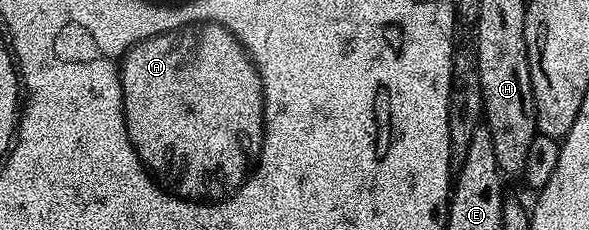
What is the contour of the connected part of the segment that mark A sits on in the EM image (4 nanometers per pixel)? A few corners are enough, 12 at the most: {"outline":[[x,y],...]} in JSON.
{"outline":[[195,22],[119,63],[127,136],[170,194],[220,202],[265,139],[263,84]]}

